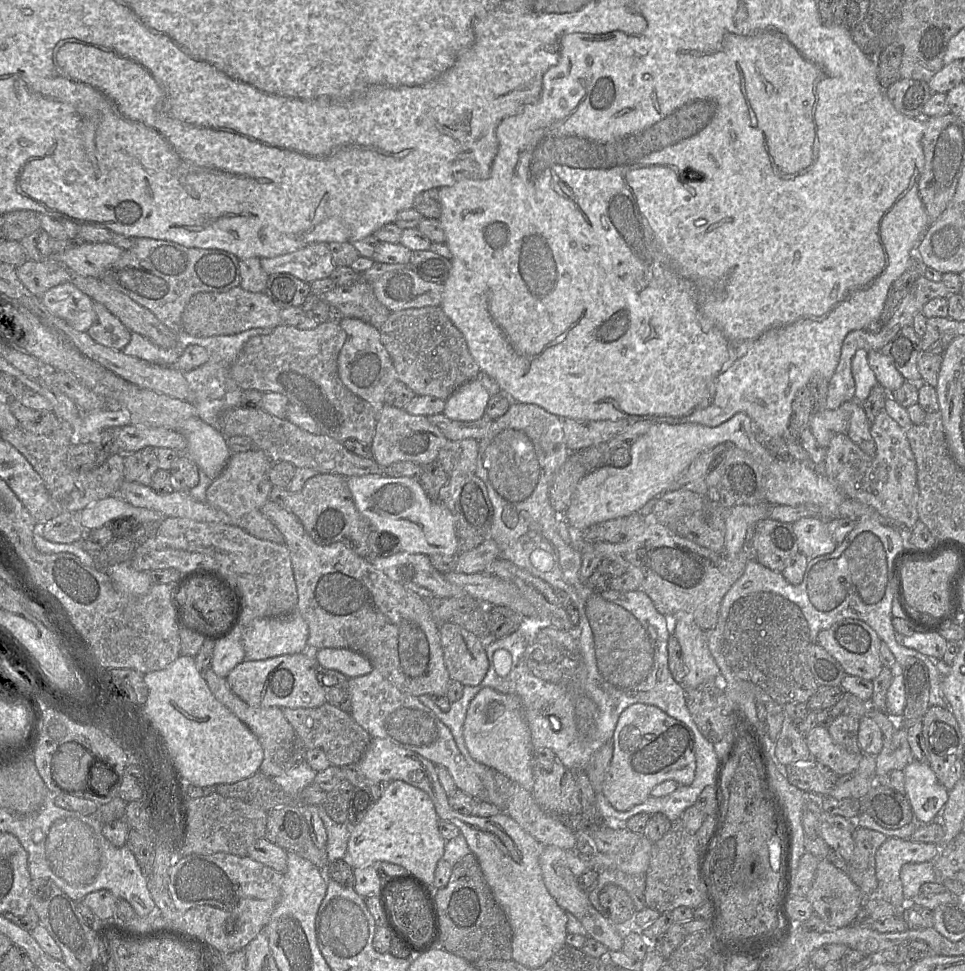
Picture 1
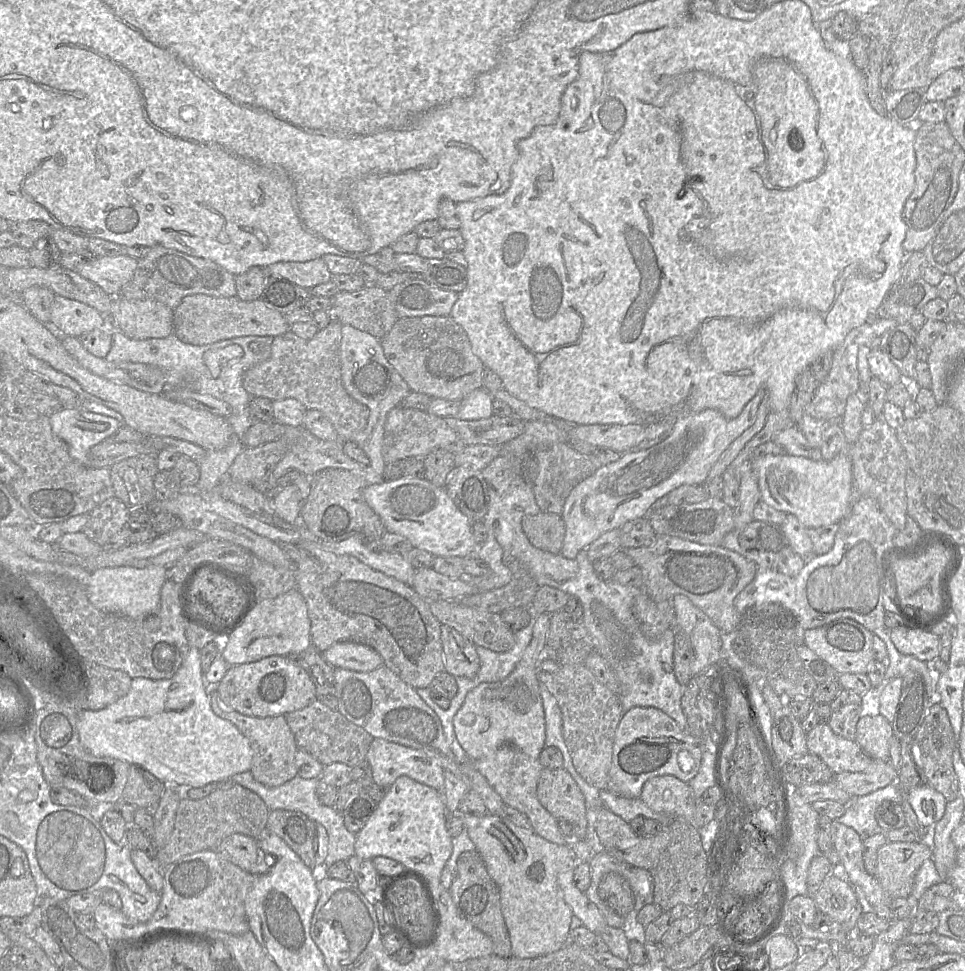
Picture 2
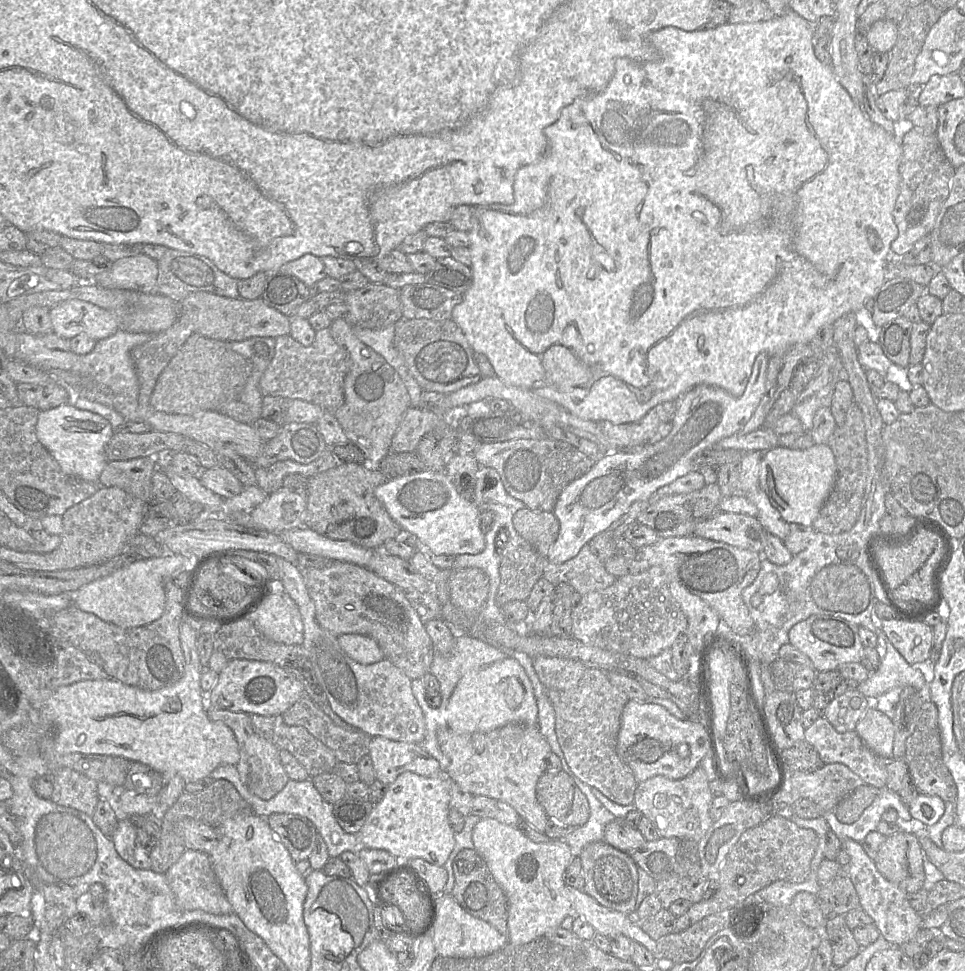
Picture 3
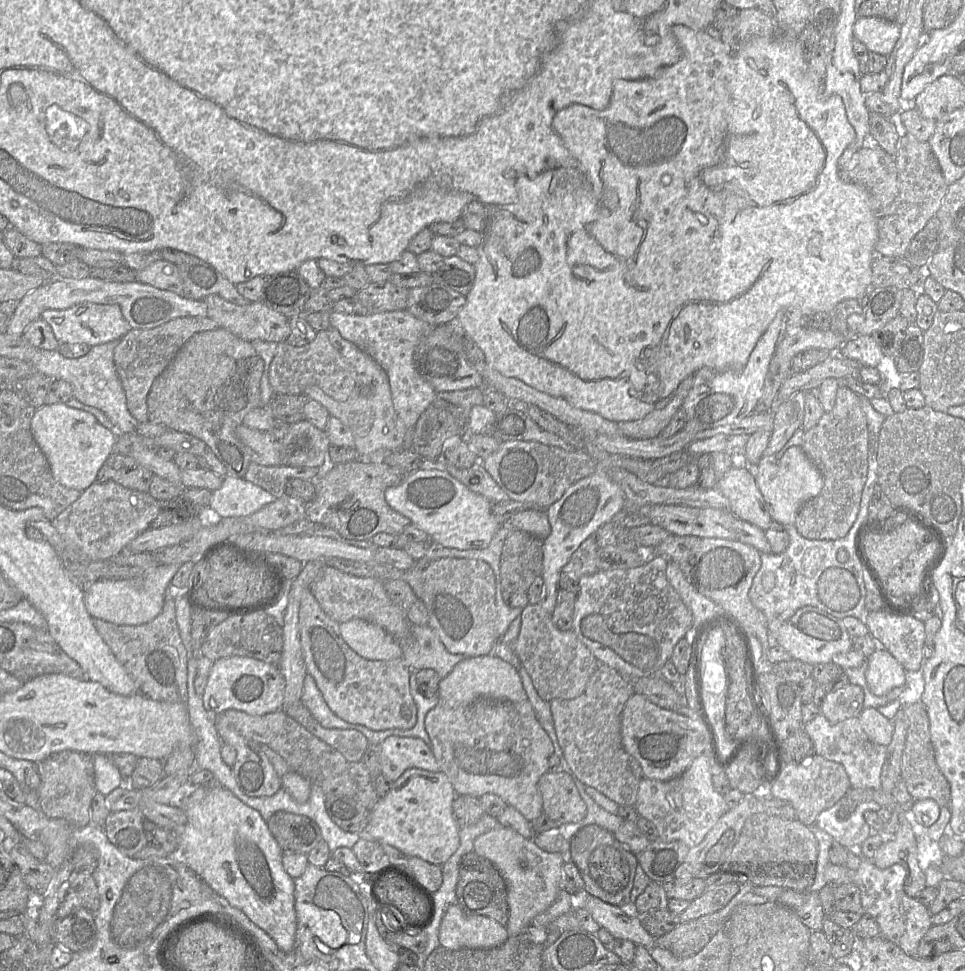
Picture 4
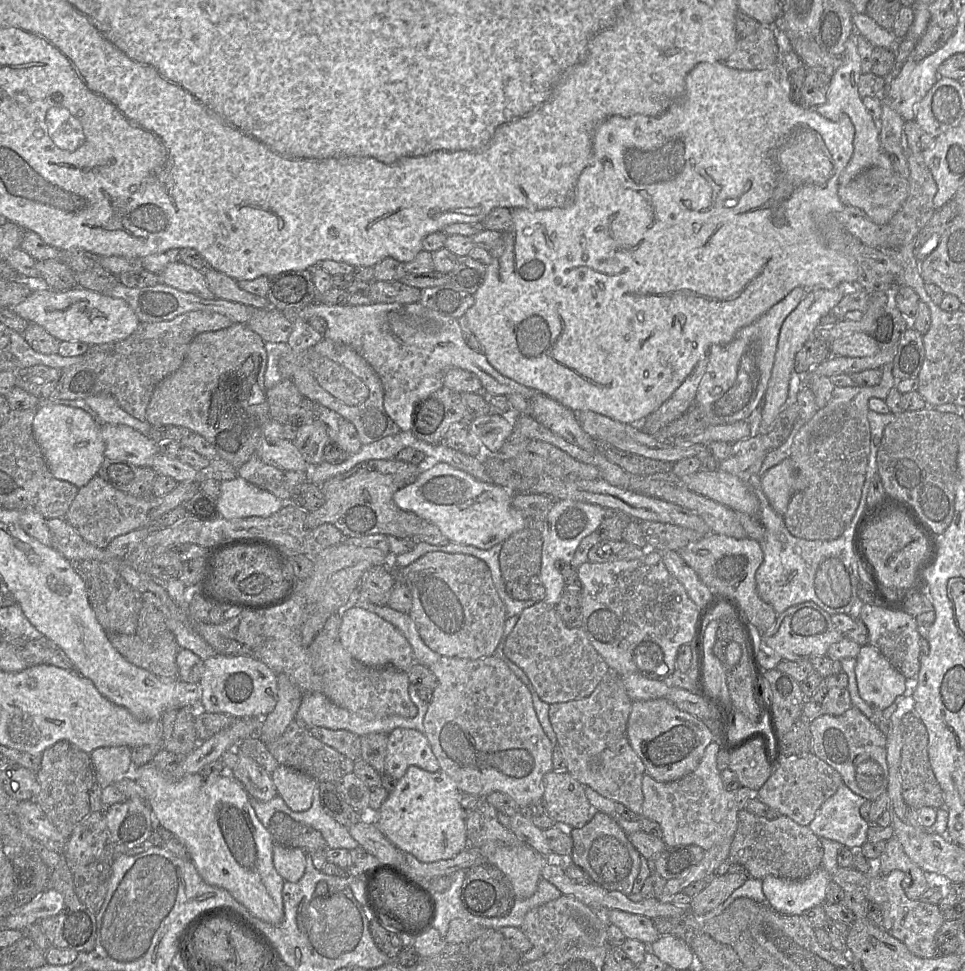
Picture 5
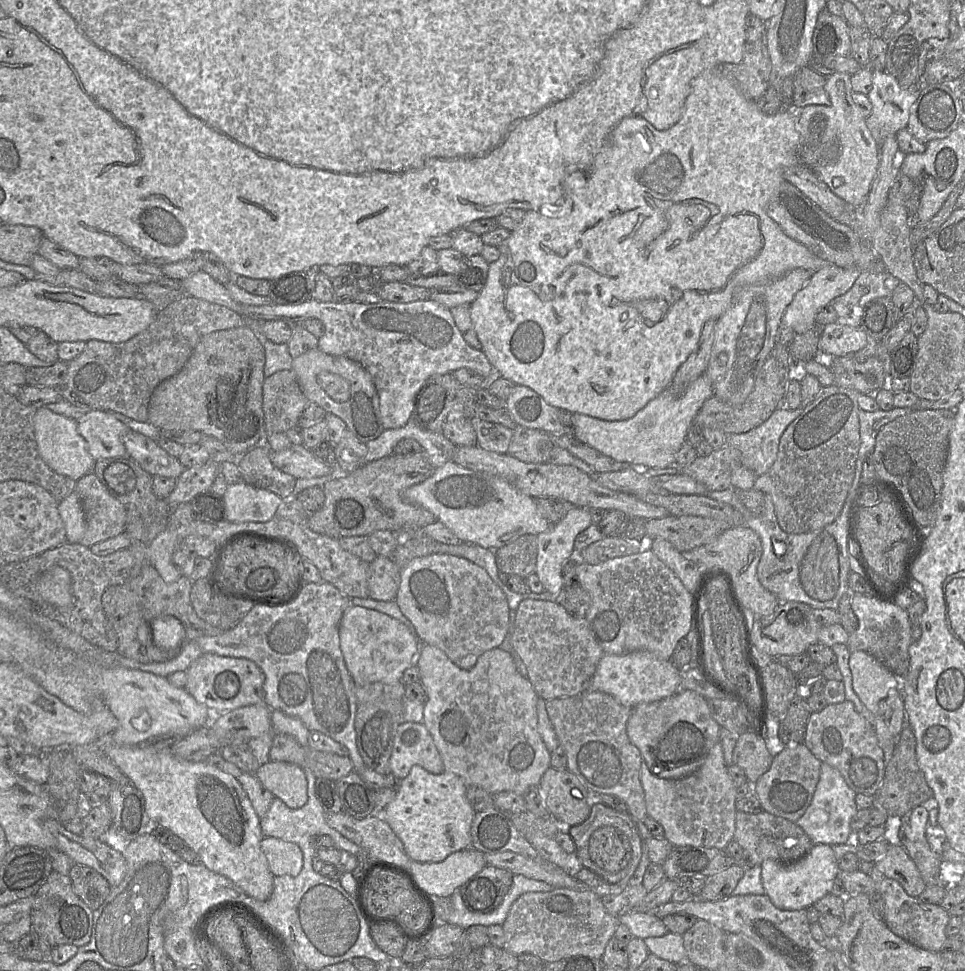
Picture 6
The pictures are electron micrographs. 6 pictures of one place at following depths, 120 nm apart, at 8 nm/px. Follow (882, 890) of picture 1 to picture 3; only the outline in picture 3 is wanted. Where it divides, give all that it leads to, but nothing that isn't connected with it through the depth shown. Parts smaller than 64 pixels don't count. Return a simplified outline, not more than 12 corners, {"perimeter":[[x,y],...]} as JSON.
{"perimeter":[[902,829],[886,837],[875,864],[906,893],[925,881],[924,851]]}

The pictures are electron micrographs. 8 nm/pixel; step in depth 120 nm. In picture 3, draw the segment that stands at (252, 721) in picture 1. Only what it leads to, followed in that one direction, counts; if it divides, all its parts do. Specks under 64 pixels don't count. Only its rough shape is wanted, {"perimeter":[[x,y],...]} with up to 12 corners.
{"perimeter":[[211,706],[210,720],[233,731],[242,784],[262,800],[289,778],[280,750],[253,729],[250,715]]}

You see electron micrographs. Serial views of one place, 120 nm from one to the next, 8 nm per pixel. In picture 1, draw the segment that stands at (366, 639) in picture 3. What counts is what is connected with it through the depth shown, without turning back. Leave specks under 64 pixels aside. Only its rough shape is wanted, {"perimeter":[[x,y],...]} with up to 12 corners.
{"perimeter":[[322,648],[318,664],[349,679],[373,670],[362,654],[345,648]]}

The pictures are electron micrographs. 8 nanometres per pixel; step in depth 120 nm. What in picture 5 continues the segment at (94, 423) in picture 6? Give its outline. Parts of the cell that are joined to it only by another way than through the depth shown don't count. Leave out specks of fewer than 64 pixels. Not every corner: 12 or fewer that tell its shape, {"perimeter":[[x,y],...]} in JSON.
{"perimeter":[[100,424],[107,459],[151,467],[158,445],[123,424]]}

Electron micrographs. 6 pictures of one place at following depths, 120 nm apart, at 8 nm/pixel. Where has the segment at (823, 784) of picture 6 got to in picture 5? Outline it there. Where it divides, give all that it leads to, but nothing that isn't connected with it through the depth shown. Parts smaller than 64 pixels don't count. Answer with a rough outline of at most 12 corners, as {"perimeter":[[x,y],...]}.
{"perimeter":[[843,783],[808,827],[819,838],[858,850],[870,826],[866,801]]}

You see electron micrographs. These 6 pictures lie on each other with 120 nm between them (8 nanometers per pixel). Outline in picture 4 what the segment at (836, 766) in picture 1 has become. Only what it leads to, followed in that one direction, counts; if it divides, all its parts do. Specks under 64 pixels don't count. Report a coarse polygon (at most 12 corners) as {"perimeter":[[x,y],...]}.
{"perimeter":[[857,717],[803,725],[815,755],[840,763],[851,788],[881,789],[887,747]]}

